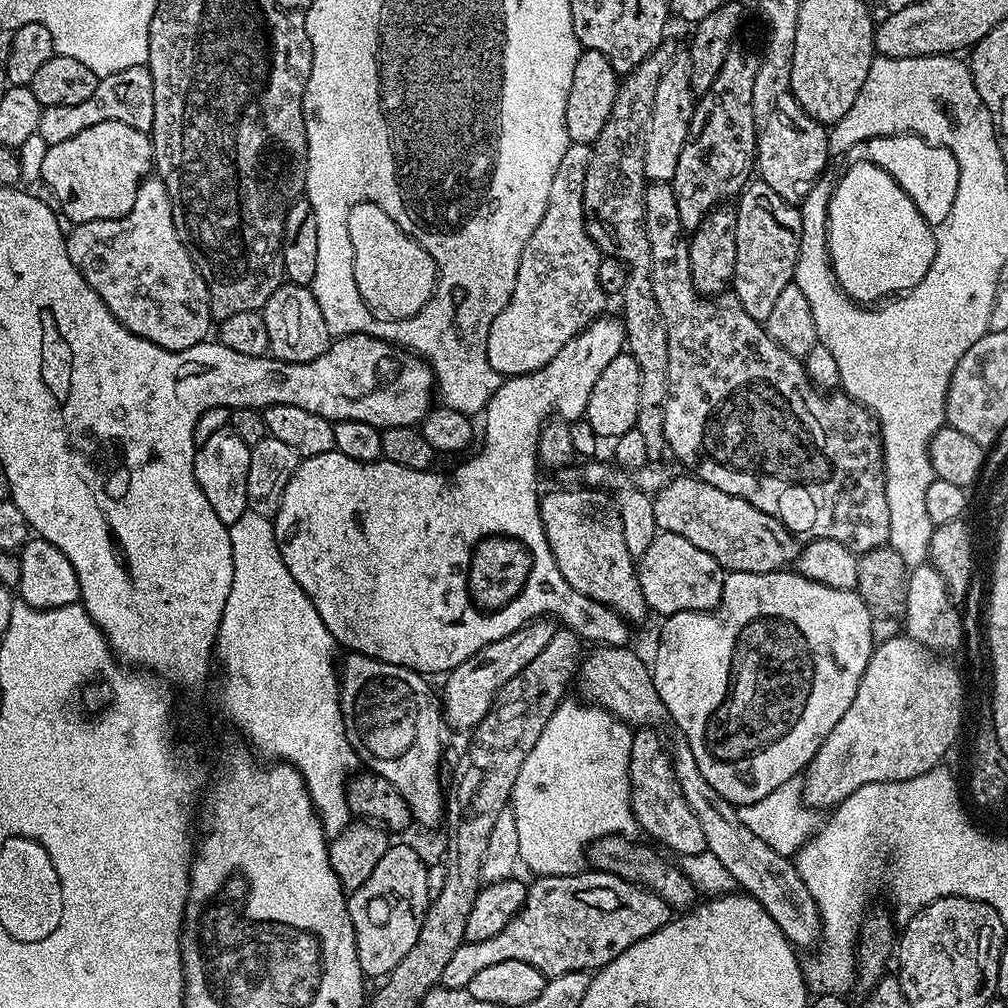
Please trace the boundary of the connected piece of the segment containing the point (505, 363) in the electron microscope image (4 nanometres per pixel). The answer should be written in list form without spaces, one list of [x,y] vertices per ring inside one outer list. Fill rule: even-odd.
[[[569,143],[566,154],[562,154],[562,162],[554,173],[554,183],[550,186],[546,214],[542,214],[538,230],[530,234],[530,242],[526,242],[522,250],[522,262],[518,262],[518,278],[514,278],[514,294],[510,294],[510,302],[506,302],[502,314],[498,314],[494,322],[490,322],[486,338],[486,358],[490,358],[490,366],[494,366],[501,378],[525,376],[545,368],[554,354],[558,354],[558,350],[566,346],[566,342],[573,340],[589,324],[605,315],[606,295],[599,285],[602,253],[584,228],[584,198],[581,195],[591,153],[591,147],[587,144]]]

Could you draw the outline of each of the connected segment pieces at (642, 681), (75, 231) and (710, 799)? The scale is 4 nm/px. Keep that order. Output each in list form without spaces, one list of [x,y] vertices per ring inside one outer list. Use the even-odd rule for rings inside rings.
[[[596,646],[592,653],[585,655],[578,665],[579,695],[585,701],[595,702],[599,707],[607,710],[612,716],[617,716],[629,726],[637,729],[649,726],[660,726],[663,720],[669,719],[666,706],[662,698],[658,698],[658,690],[654,690],[652,670],[649,665],[638,658],[638,654],[631,647],[605,648]]]
[[[146,178],[140,184],[134,206],[122,218],[77,224],[67,233],[66,239],[70,262],[74,262],[94,294],[106,302],[110,314],[114,314],[114,318],[126,326],[126,330],[171,352],[190,350],[190,346],[198,346],[209,339],[208,331],[213,331],[214,321],[206,282],[202,274],[198,274],[186,246],[182,246],[174,230],[170,194],[159,178]]]
[[[679,734],[670,740],[670,755],[674,774],[678,778],[678,786],[682,786],[682,794],[686,794],[686,802],[690,810],[694,810],[694,818],[702,826],[702,834],[706,834],[707,852],[714,854],[722,866],[736,879],[737,885],[747,895],[757,900],[778,922],[778,930],[784,932],[789,944],[797,950],[811,949],[821,939],[820,911],[810,898],[810,890],[806,890],[806,882],[798,874],[795,863],[789,857],[778,854],[778,850],[770,850],[754,830],[750,830],[747,820],[740,816],[737,805],[732,804],[706,778],[702,778],[702,770],[698,770],[698,762],[694,762],[694,750]]]

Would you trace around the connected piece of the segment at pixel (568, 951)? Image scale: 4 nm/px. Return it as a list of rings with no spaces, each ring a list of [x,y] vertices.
[[[581,870],[574,876],[538,876],[528,884],[526,902],[518,909],[516,916],[502,931],[494,934],[494,938],[486,938],[486,942],[474,942],[473,944],[465,942],[458,946],[458,950],[454,950],[454,955],[451,956],[450,963],[442,970],[440,984],[446,988],[467,988],[470,978],[474,978],[481,970],[494,966],[497,962],[530,962],[530,966],[534,966],[546,978],[570,974],[574,970],[595,973],[597,970],[605,968],[610,962],[614,962],[614,958],[618,958],[618,954],[622,954],[622,950],[626,950],[634,942],[638,942],[642,938],[646,938],[650,934],[662,930],[662,926],[666,926],[673,919],[674,910],[658,893],[649,892],[647,888],[639,884],[634,884],[631,880],[623,880],[621,876],[615,876],[612,872]]]

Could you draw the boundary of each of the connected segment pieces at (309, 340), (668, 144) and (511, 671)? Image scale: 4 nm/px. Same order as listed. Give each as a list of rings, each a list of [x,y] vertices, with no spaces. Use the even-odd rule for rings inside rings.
[[[291,282],[280,284],[278,290],[274,290],[274,294],[270,294],[270,298],[264,303],[262,313],[269,334],[268,351],[276,360],[305,364],[326,354],[326,350],[332,346],[333,334],[326,326],[326,318],[322,318],[322,310],[318,310],[318,302],[314,298],[311,287]]]
[[[673,62],[662,74],[658,90],[654,93],[654,110],[650,114],[650,126],[646,130],[646,158],[644,178],[648,182],[670,182],[682,154],[682,146],[688,142],[688,127],[696,109],[697,97],[690,86],[688,64]]]
[[[552,618],[534,620],[523,628],[514,630],[514,634],[498,638],[498,642],[478,650],[478,654],[466,658],[462,666],[453,668],[447,673],[443,677],[444,696],[442,692],[442,716],[447,727],[448,724],[452,728],[465,728],[465,730],[478,727],[482,718],[486,718],[502,686],[506,686],[506,682],[510,682],[510,678],[518,674],[518,670],[524,669],[548,645],[550,638],[554,638],[557,627],[557,621]]]

